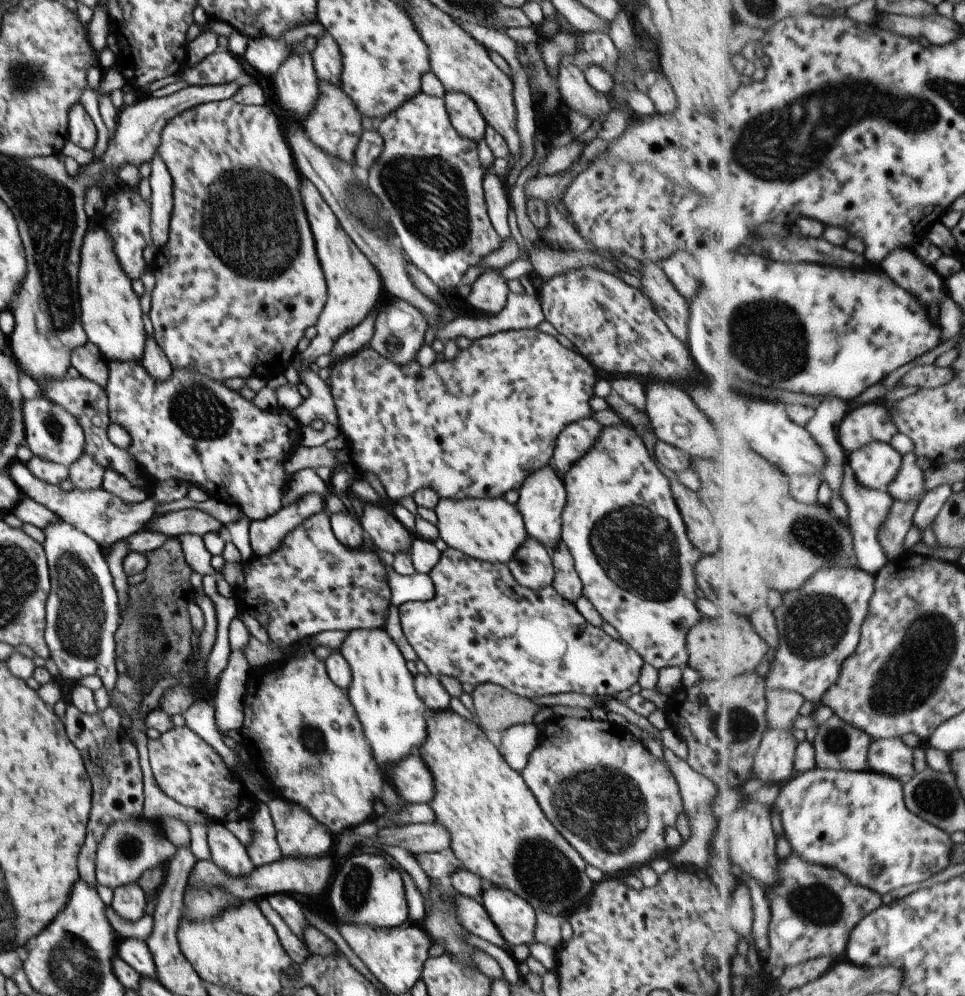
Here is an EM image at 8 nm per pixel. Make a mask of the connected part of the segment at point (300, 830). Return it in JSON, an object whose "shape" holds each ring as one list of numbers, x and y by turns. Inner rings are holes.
{"shape":[[274,797,266,804,275,824,276,840,283,857,319,857,330,853,330,846,334,846,334,836,299,804,281,797]]}

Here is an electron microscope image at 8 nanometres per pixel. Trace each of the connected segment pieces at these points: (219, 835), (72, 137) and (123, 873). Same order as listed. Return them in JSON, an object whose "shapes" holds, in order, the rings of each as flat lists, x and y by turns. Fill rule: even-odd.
{"shapes":[[[213,821,207,826,207,843,211,850,210,861,230,876,245,877,255,867,240,839,226,828,226,824]],[[73,104,68,117,68,140,84,150,93,150,98,138,98,129,88,111,80,104]],[[142,818,108,824,107,831,96,851,97,883,114,890,123,884,138,881,145,870,166,864,177,852,177,846,168,841,158,824,149,823]]]}

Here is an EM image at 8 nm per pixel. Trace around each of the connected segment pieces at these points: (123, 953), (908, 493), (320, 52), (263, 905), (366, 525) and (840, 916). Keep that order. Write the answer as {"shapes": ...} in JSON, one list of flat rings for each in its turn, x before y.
{"shapes":[[[120,937,117,955,122,957,139,975,156,979,154,959,145,940,137,937]],[[915,451,908,453,903,460,903,467,888,492,892,497,904,502,917,500,919,503,927,495,925,470,918,466,918,455]],[[326,31,317,38,317,45,311,52,313,65,320,81,328,81,340,87,342,59,338,43]],[[266,898,256,901,258,908,264,914,264,917,270,922,274,928,284,951,292,961,300,964,310,955,307,946,290,930,290,927,282,920,282,917,270,906]],[[363,503,361,525,366,532,367,540,372,542,378,550,389,558,400,550,410,549,412,546,412,532,390,512,376,506,375,503]],[[796,852,781,859,779,883,768,896,773,912,772,950,765,959,772,967,788,968,815,958,846,953,855,928,884,905,884,898,878,891,857,883,840,869,813,863]]]}

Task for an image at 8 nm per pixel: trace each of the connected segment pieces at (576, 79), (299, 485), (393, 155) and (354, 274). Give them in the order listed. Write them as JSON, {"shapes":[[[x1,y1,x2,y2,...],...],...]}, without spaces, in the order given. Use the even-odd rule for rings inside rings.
{"shapes":[[[563,55,557,77,557,87,564,102,590,118,592,122,598,116,610,116,613,110,606,94,596,91,584,78,584,71,573,63,572,55]],[[300,469,288,480,288,484,282,493,281,504,284,507,296,502,308,490,313,489,325,499,329,492,327,481,319,477,313,469]],[[423,92,418,93,414,98,404,103,399,109,388,115,385,119,376,122,377,131,382,135,384,144,382,154,375,160,369,168,368,187,369,190,376,196,376,200,380,202,384,216,397,237,398,243,403,248,405,255,410,263,417,266,444,294,455,294,458,288,458,282,462,280,462,276,470,266,478,265,483,258,488,256,490,252,498,250,502,246,502,240,494,228,492,221,487,213,487,204,484,198,483,176,485,175,484,168,478,157,477,142,474,139,469,139,460,136,459,132,452,126,445,107,445,100,439,97,433,97]],[[301,177,299,191,307,221,316,243,317,257,327,282,327,301,315,324,316,337,300,353,303,362,298,374,301,380,301,372,312,362,315,362,318,356,328,354,335,342,345,332,358,326,370,313,376,310,381,303,383,294,386,292,378,271,346,234,335,212,324,200,316,185,312,184,307,178]]]}

